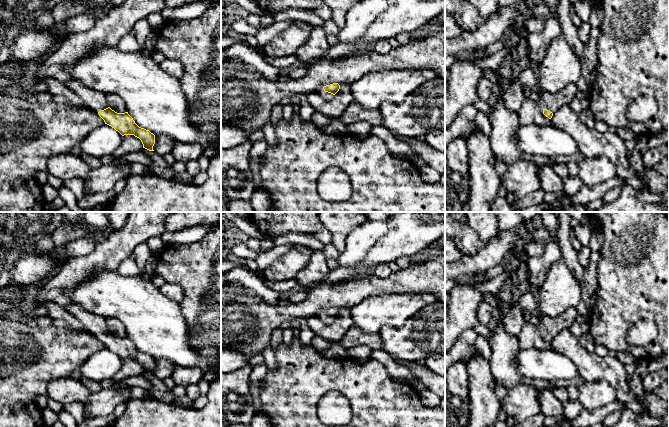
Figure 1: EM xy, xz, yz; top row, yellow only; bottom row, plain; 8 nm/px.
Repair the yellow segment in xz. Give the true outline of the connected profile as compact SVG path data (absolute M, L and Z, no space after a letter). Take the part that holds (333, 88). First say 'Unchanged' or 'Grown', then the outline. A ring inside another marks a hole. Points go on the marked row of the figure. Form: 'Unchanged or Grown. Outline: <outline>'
Grown. Outline: M333 83L318 90L317 94L322 96L325 100L330 100L339 91L339 89L340 85L338 83Z

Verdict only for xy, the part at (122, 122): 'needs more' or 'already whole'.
needs more

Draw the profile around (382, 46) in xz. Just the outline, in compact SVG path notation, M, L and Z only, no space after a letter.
M380 39L372 45L371 49L380 55L385 55L389 53L393 48L390 46L387 39Z

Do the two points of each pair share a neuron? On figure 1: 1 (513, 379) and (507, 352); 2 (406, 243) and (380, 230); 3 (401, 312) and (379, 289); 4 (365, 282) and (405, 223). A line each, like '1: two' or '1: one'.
1: one
2: two
3: two
4: two

